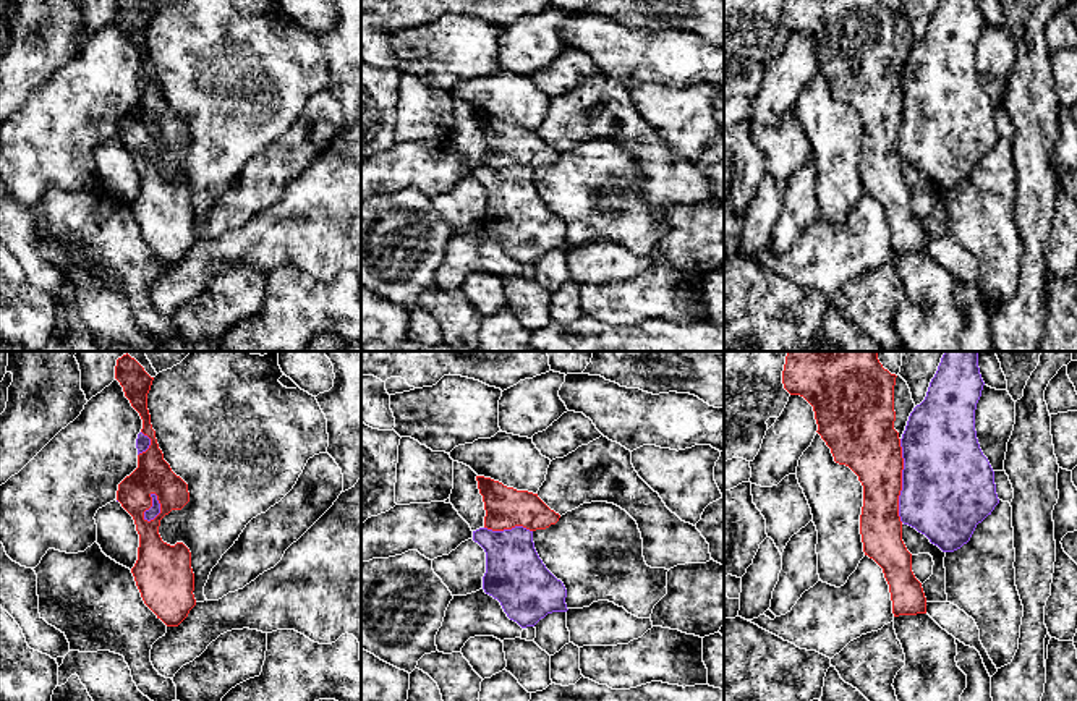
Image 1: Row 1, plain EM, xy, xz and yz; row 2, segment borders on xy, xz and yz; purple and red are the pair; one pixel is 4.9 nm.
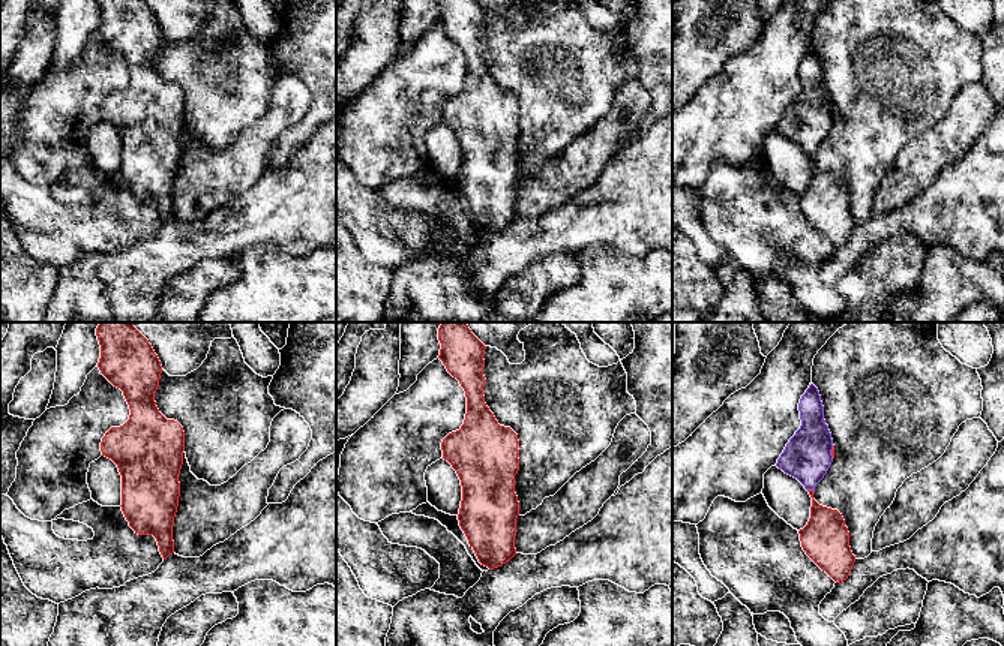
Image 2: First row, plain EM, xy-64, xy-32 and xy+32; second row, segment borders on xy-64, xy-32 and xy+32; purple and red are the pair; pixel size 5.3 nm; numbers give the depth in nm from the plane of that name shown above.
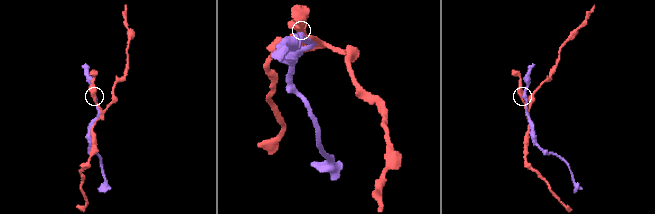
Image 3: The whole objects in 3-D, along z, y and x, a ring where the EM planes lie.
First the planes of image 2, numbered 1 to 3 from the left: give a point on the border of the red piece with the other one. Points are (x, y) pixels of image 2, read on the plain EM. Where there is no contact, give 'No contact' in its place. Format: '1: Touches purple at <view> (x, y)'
1: No contact
2: No contact
3: Touches purple at xy+32 (811, 153)

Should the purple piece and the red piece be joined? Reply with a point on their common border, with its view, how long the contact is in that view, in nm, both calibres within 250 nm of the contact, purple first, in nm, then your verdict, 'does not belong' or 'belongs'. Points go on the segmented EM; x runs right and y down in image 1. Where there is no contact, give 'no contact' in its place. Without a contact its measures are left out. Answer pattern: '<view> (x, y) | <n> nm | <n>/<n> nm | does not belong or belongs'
yz (902, 481) | 420 nm | 460/300 nm | does not belong

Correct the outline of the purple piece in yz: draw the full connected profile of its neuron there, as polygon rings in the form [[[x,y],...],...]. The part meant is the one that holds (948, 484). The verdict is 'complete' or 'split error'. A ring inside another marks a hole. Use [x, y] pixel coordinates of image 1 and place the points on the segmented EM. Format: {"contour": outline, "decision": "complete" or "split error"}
{"contour": [[[944,351],[925,400],[910,413],[900,439],[900,521],[925,534],[943,552],[954,552],[967,544],[977,525],[999,503],[994,471],[975,431],[975,410],[983,385],[978,351]]], "decision": "complete"}

